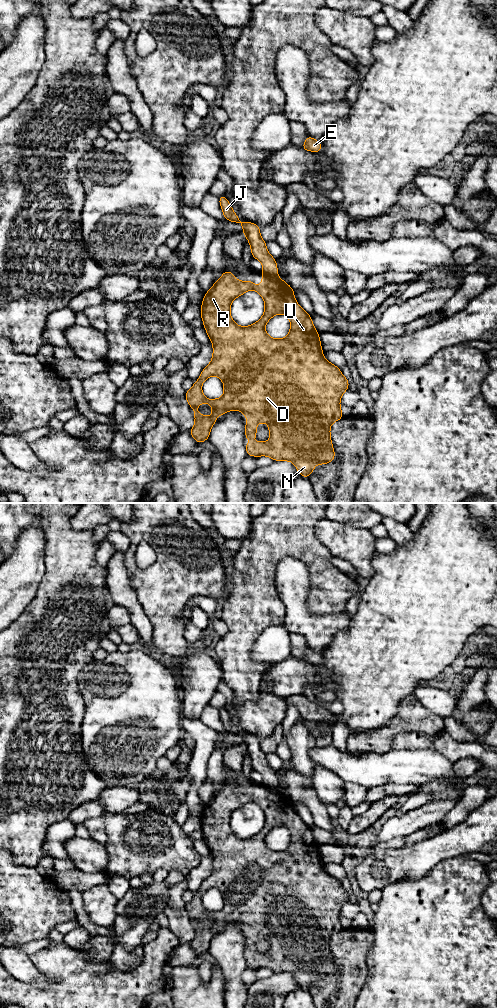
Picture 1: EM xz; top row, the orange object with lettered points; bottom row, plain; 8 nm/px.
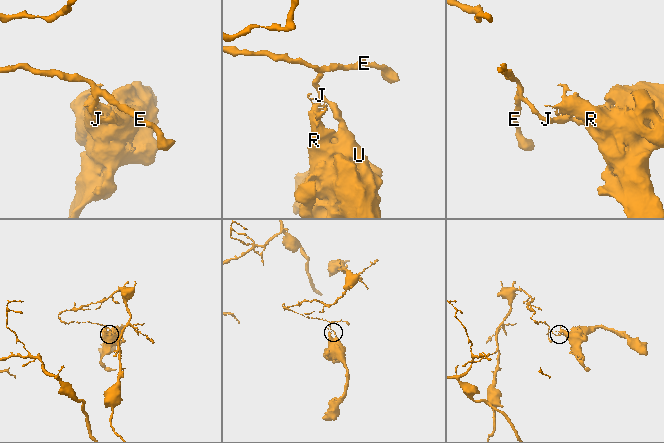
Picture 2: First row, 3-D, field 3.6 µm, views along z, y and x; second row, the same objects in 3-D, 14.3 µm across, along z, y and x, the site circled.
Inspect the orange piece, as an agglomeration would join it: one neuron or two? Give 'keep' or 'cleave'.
cleave

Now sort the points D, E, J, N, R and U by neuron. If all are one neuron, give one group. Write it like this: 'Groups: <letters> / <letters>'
Groups: D N R U / E J

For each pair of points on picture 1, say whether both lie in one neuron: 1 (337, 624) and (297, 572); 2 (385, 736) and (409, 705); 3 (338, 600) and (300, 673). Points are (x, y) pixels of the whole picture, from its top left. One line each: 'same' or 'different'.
1: same
2: same
3: different

